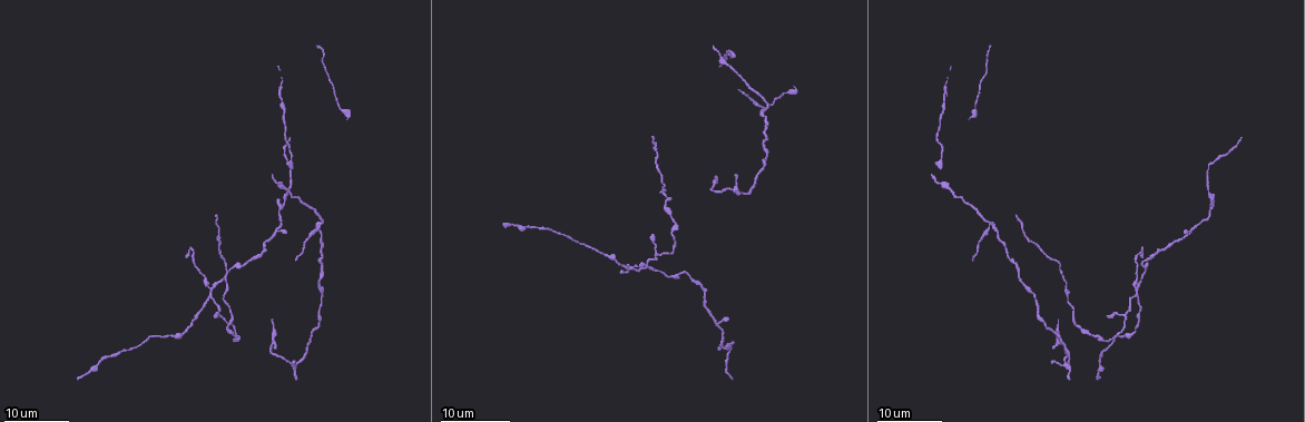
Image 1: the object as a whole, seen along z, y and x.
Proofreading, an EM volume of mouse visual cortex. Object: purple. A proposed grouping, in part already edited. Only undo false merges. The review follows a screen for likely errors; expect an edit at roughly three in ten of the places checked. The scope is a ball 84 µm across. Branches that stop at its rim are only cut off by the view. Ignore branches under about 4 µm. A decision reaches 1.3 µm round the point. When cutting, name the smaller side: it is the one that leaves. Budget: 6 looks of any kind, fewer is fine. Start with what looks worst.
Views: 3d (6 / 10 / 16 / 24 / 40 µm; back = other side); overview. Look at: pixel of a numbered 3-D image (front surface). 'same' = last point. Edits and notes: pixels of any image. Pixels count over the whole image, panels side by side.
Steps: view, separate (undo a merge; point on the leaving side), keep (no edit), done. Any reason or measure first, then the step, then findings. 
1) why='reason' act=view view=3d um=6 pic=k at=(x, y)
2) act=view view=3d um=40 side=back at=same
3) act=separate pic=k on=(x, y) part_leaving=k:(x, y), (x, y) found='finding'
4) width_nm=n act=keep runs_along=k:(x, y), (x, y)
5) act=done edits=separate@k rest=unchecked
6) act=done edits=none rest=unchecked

why='three arms meet' act=view view=3d um=24 pic=1 at=(989, 221)

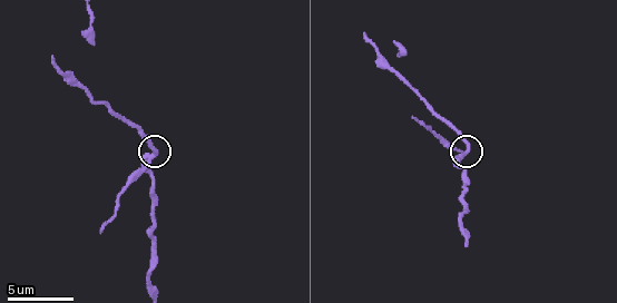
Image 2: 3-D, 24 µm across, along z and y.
act=view view=3d um=6 pic=2 at=(463, 152)

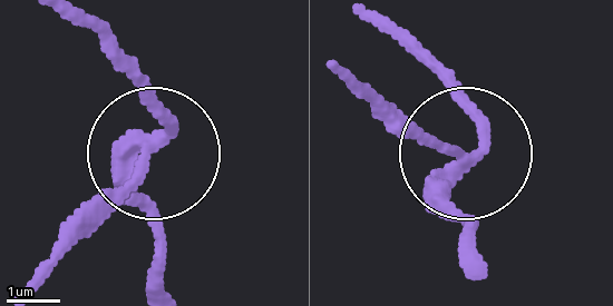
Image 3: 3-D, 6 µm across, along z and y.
width_nm=240 act=separate pic=3 on=(101, 209) part_leaving=3:(152, 151), (138, 186), (45, 279) found='a second cell is stuck on'

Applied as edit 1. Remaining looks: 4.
why='three arms meet' act=view view=3d um=24 pic=1 at=(1138, 287)

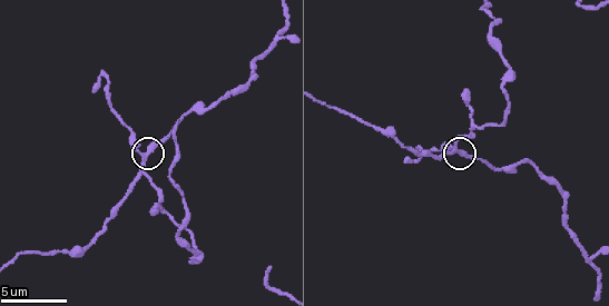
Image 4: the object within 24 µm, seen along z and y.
why='zoom in' act=view view=3d um=10 pic=4 at=(141, 153)

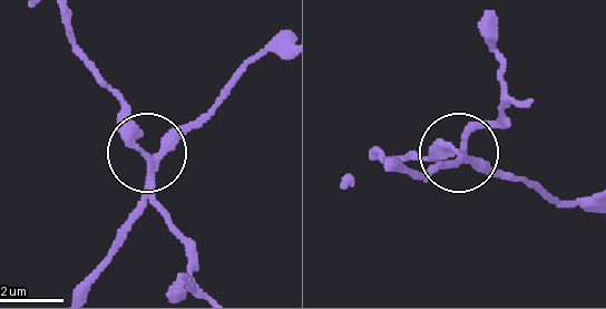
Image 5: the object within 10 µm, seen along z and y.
width_nm=260 act=separate pic=5 on=(162, 210) part_leaving=5:(147, 179), (198, 288) found='a second cell is stuck on'

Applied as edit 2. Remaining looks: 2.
why='side arm on a straight run' act=view view=3d um=16 pic=4 at=(282, 31)

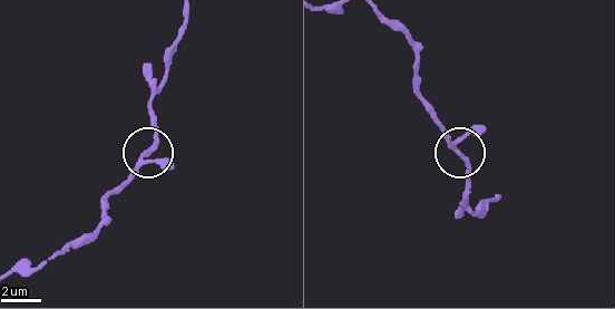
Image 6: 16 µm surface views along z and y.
width_nm=180 act=keep found='continuous, no second cell'

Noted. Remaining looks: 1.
act=done edits=separate@3,separate@5 rest=unchecked

